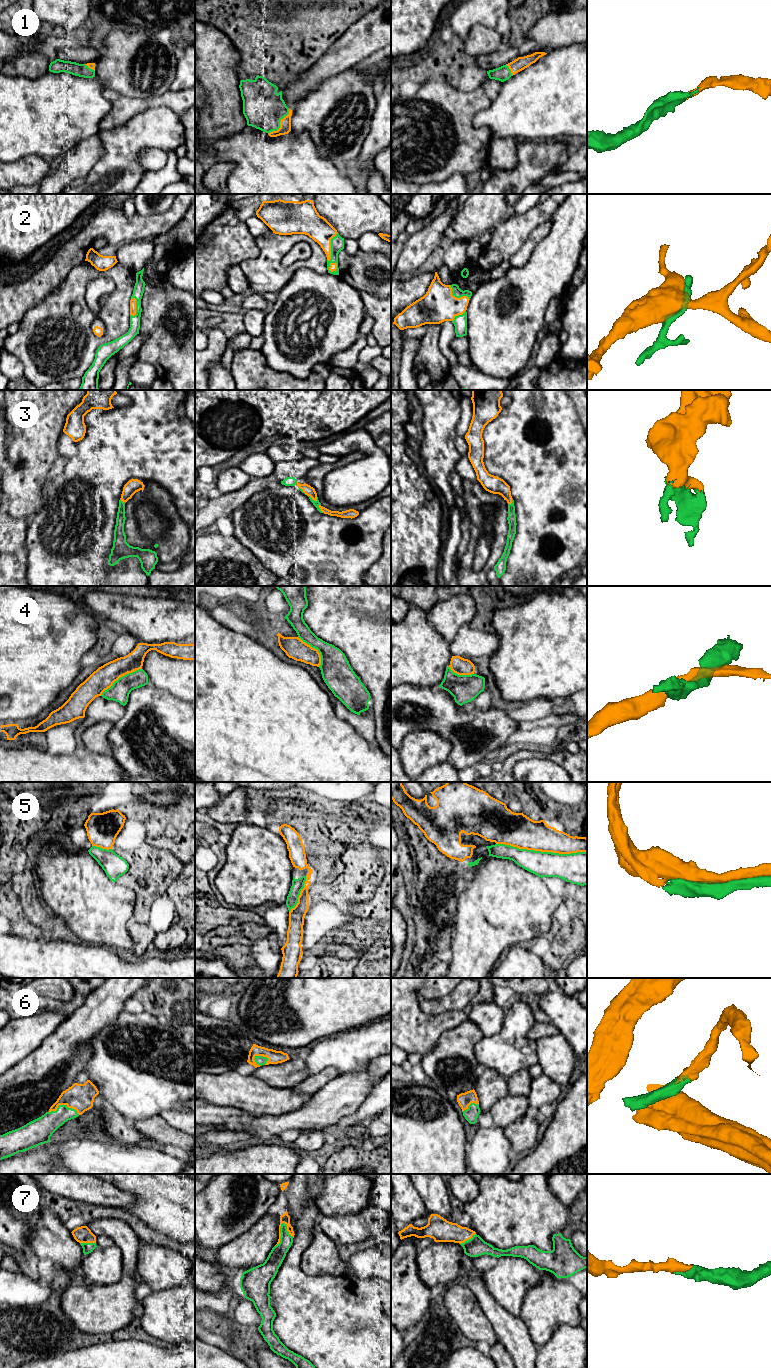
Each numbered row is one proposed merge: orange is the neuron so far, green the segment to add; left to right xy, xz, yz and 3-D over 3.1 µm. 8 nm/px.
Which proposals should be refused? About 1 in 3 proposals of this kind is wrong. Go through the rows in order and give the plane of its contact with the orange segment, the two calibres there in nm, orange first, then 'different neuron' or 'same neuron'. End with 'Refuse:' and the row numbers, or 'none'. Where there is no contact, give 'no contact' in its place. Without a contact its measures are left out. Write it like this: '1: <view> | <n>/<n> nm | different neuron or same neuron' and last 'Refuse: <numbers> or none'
1: xz | 100/320 nm | same neuron
2: xz | 190/110 nm | same neuron
3: xz | 80/50 nm | same neuron
4: xy | 180/160 nm | different neuron
5: yz | 260/200 nm | same neuron
6: xy | 220/180 nm | same neuron
7: xz | 80/130 nm | same neuron
Refuse: 4

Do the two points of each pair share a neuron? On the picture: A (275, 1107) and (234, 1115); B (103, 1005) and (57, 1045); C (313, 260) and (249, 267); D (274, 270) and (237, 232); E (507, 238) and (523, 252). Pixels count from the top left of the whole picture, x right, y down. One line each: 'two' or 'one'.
A: two
B: one
C: one
D: two
E: two

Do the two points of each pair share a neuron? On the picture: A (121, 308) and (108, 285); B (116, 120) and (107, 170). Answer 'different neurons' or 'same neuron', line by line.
A: different neurons
B: different neurons

